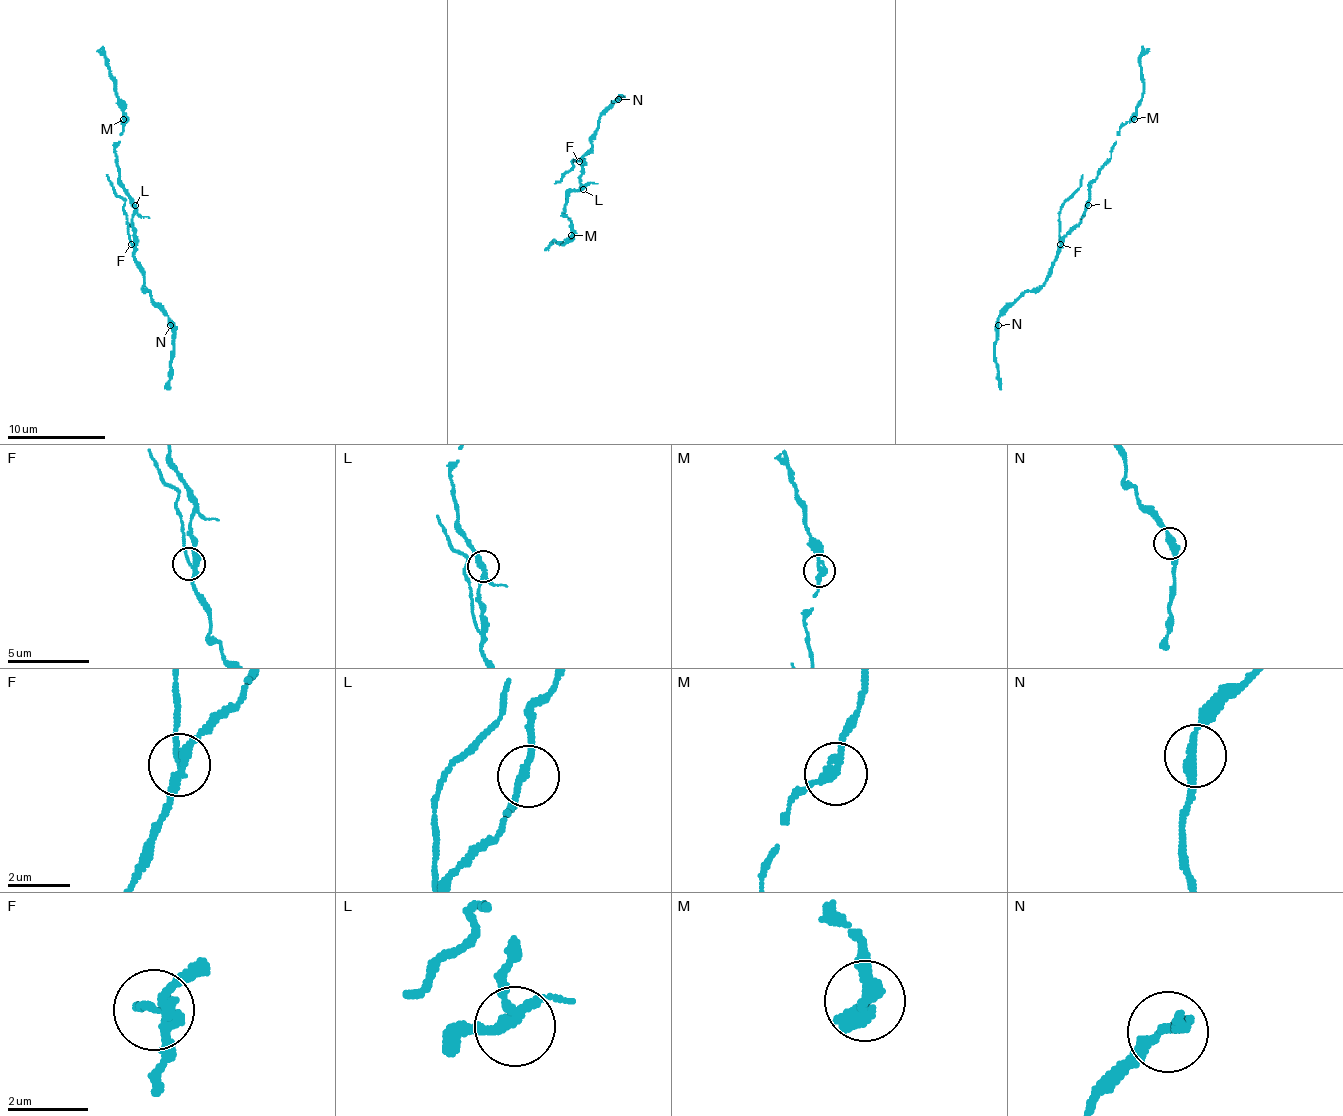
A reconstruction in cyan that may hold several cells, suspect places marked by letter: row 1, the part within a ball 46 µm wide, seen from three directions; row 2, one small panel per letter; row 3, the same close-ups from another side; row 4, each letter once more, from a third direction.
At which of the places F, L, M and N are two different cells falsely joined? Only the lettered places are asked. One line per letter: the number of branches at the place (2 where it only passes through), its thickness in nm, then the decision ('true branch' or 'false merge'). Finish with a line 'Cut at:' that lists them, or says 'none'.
F: branches 3; calibre 240 nm; false merge
L: branches 3; calibre 220 nm; true branch
M: branches 2; calibre 280 nm; true branch
N: branches 2; calibre 300 nm; true branch
Cut at: F

